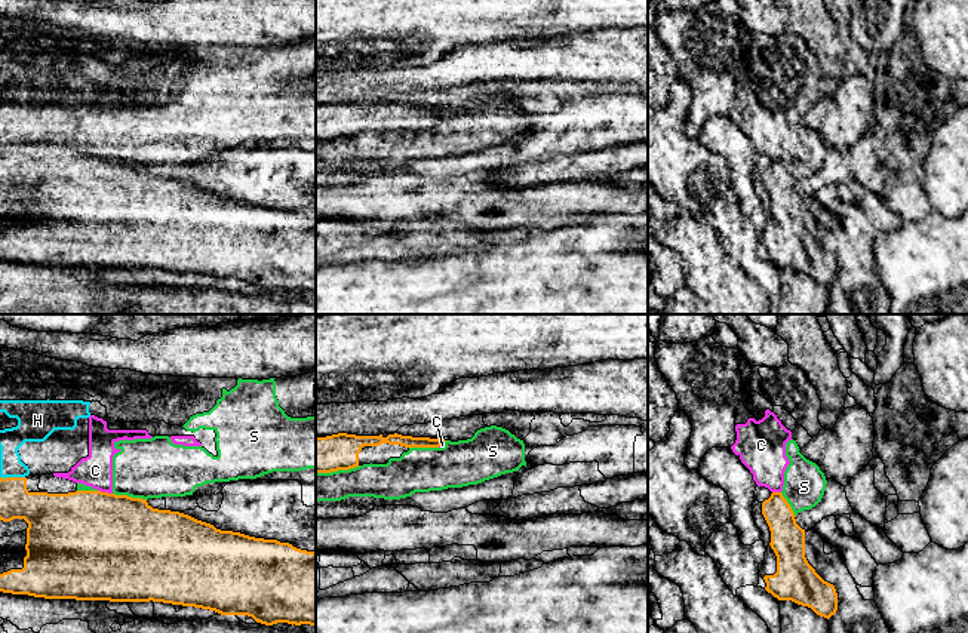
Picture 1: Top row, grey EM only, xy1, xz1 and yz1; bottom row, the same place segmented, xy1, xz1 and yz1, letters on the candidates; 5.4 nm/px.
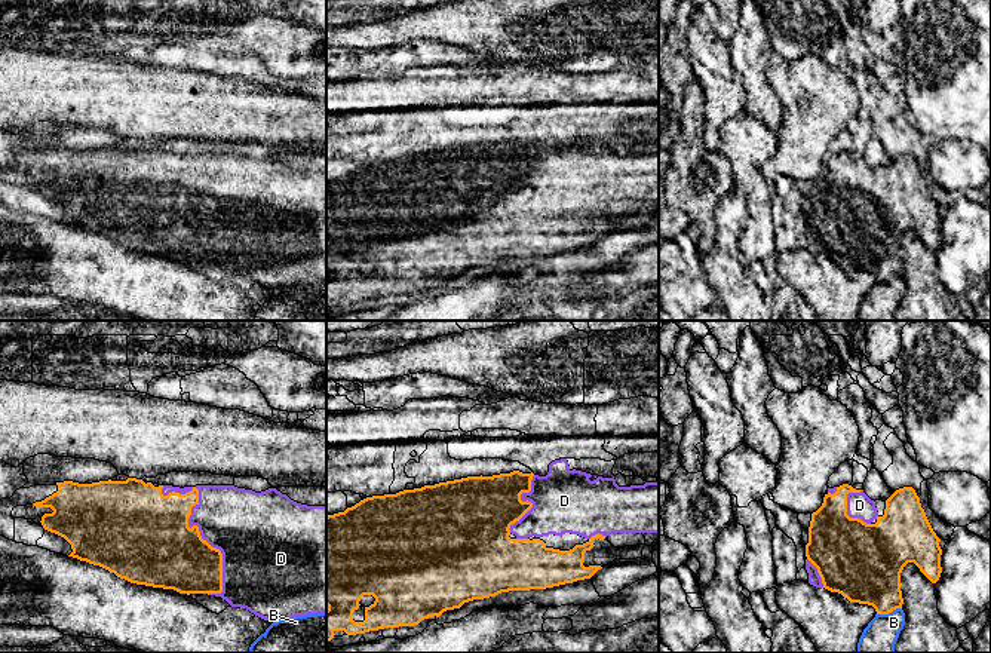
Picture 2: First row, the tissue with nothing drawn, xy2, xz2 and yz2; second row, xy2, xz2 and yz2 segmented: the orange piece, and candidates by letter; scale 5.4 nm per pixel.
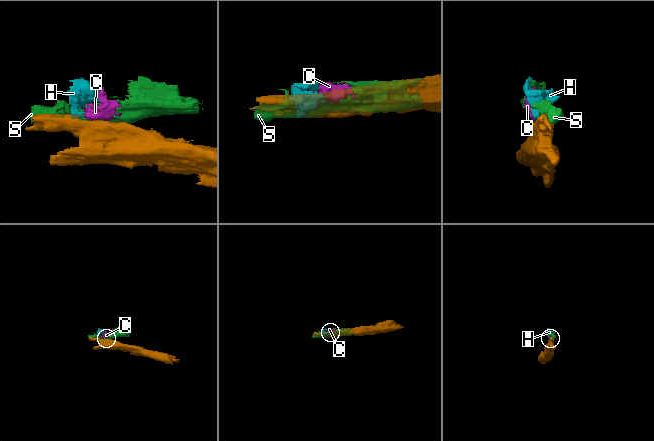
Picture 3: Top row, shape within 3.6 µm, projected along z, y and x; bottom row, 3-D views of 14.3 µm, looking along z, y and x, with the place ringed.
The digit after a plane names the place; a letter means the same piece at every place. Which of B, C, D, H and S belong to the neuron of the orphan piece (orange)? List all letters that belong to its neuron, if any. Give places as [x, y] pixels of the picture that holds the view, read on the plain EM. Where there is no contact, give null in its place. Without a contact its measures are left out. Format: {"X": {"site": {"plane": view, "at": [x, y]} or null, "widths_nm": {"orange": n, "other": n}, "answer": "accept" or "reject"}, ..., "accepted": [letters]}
{"B": {"site": {"plane": "yz2", "at": [889, 279]}, "widths_nm": {"orange": 360, "other": 200}, "answer": "reject"}, "C": {"site": {"plane": "xy1", "at": [105, 160]}, "widths_nm": {"orange": 500, "other": 180}, "answer": "reject"}, "D": {"site": {"plane": "xy2", "at": [189, 195]}, "widths_nm": {"orange": 500, "other": 360}, "answer": "accept"}, "H": {"site": {"plane": "xy1", "at": [12, 146]}, "widths_nm": {"orange": 220, "other": 130}, "answer": "reject"}, "S": {"site": {"plane": "xy1", "at": [129, 165]}, "widths_nm": {"orange": 500, "other": 320}, "answer": "reject"}, "accepted": ["D"]}

